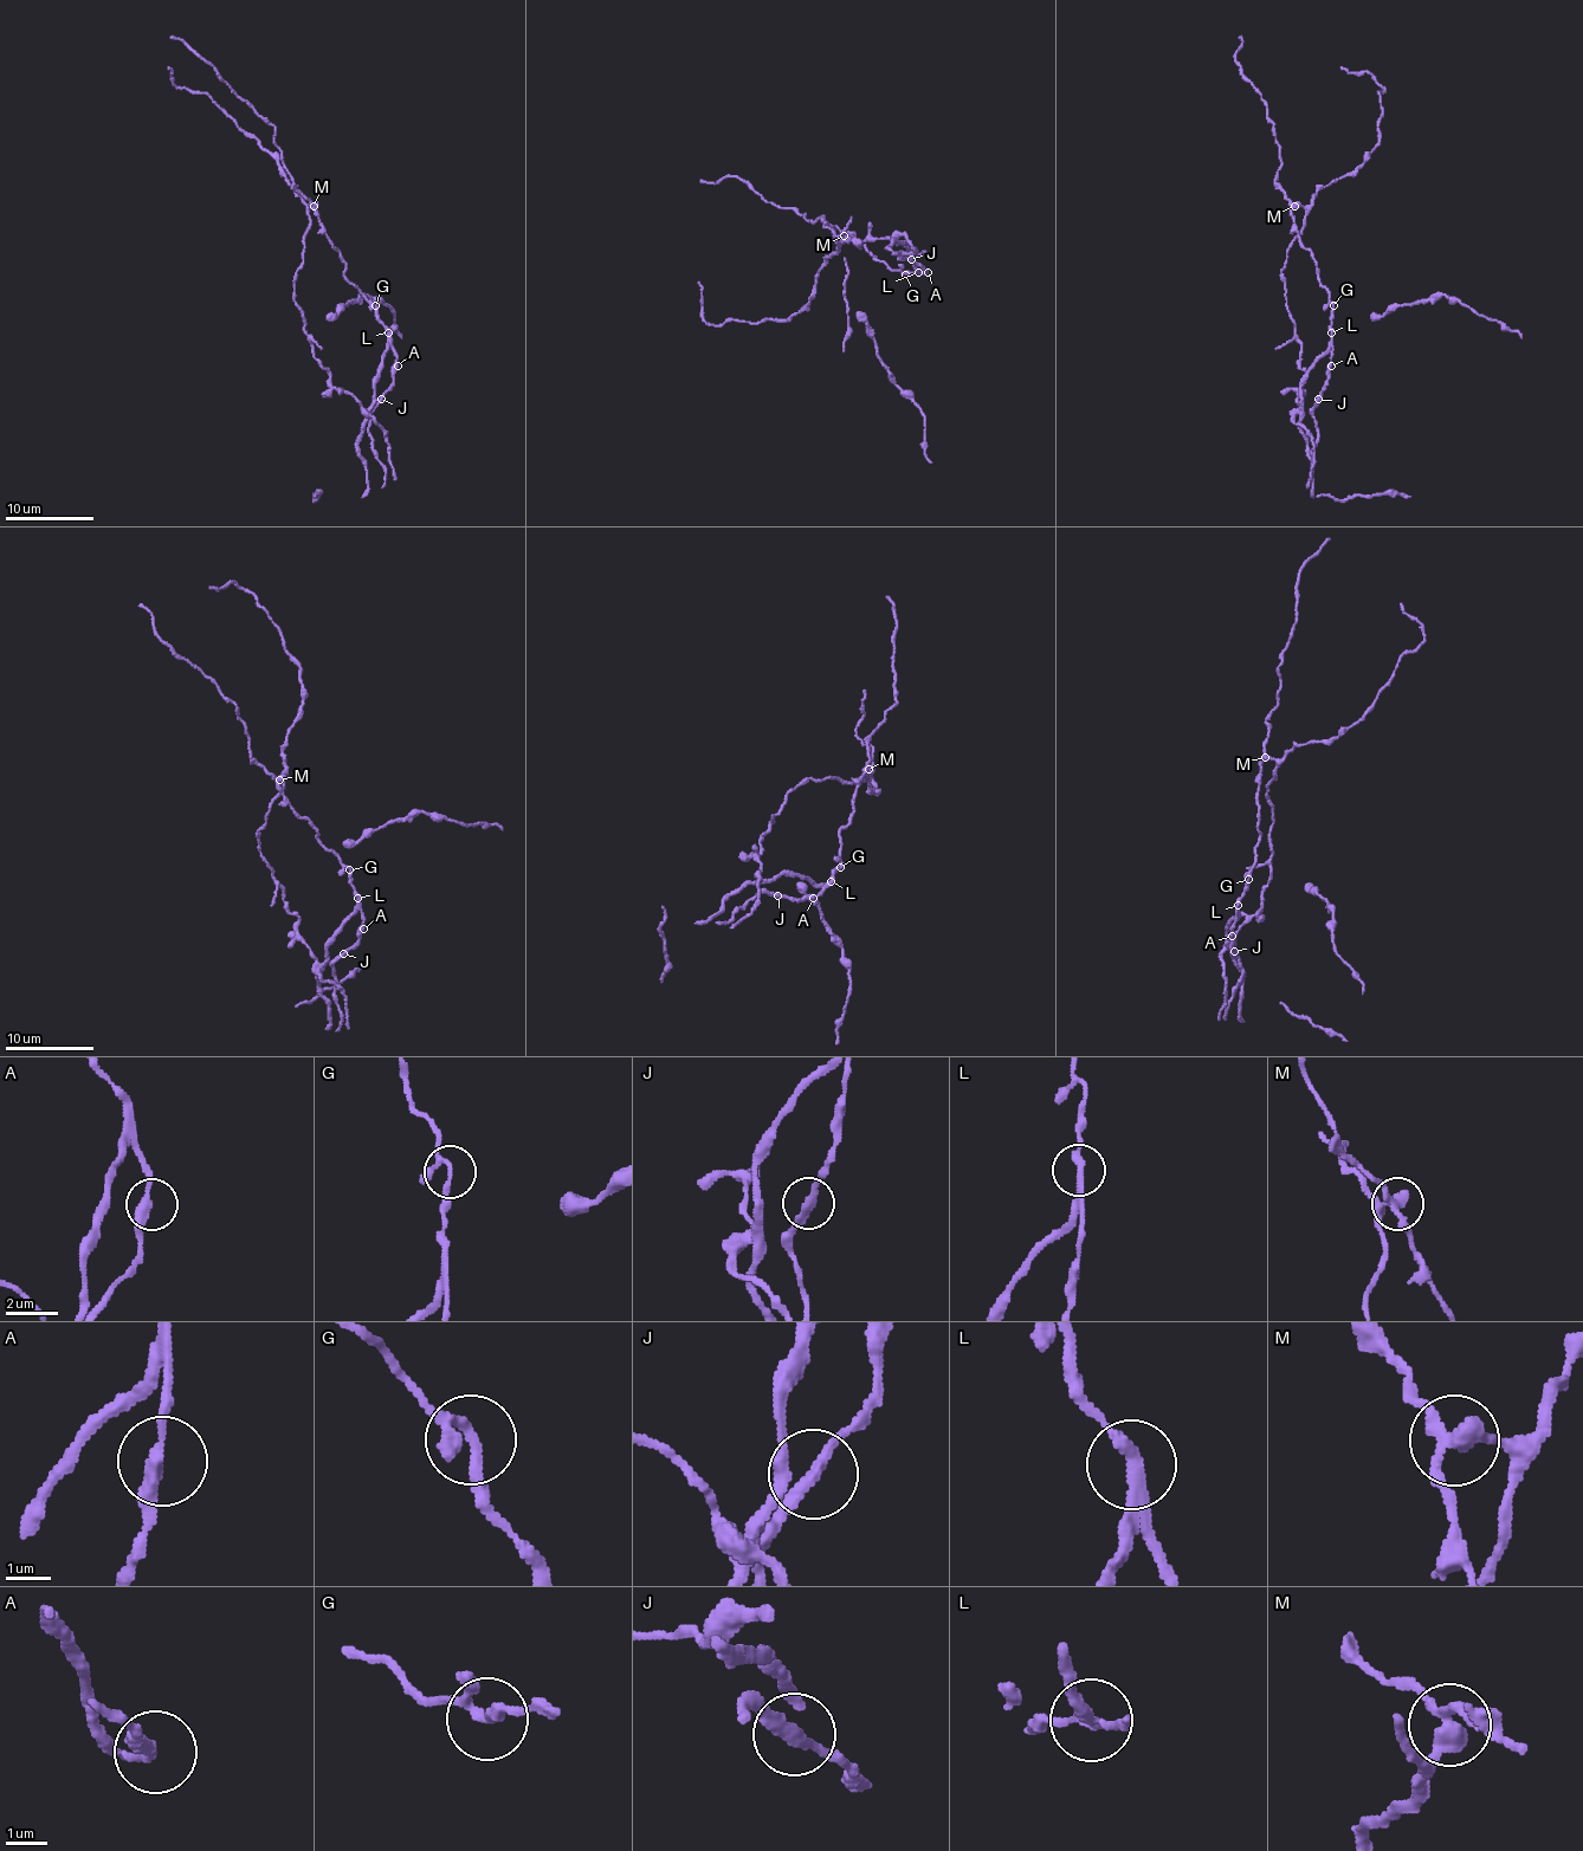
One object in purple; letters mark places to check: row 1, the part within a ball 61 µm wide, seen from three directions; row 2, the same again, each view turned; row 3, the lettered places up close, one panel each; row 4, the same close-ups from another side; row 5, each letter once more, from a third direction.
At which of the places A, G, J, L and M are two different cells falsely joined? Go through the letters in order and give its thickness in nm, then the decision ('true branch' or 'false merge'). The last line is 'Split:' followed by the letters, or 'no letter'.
A: calibre 320 nm; true branch
G: calibre 170 nm; true branch
J: calibre 280 nm; true branch
L: calibre 280 nm; false merge
M: calibre 320 nm; false merge
Split: L, M

